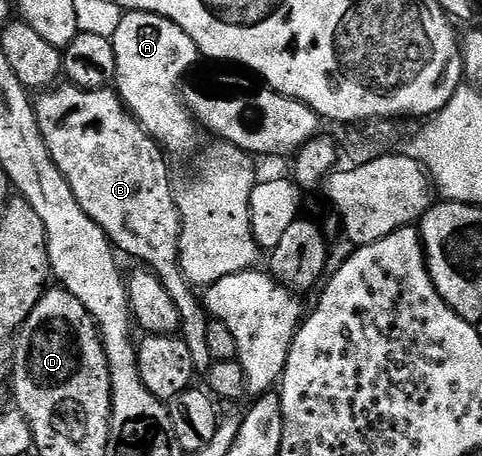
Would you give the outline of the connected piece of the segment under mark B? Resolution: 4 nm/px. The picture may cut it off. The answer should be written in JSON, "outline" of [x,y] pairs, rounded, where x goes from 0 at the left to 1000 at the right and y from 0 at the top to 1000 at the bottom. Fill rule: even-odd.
{"outline":[[[131,182],[83,202],[71,215],[68,228],[77,279],[93,305],[93,322],[102,322],[110,357],[118,357],[118,375],[127,375],[143,410],[151,410],[151,428],[160,428],[168,463],[176,463],[176,471],[185,471],[185,480],[193,480],[193,489],[201,489],[201,498],[218,507],[218,515],[249,557],[266,555],[268,561],[299,572],[295,579],[330,607],[334,623],[359,656],[361,671],[373,684],[369,728],[392,761],[392,779],[400,779],[407,820],[432,820],[442,798],[434,779],[434,689],[415,645],[413,651],[405,645],[411,640],[376,594],[376,480],[367,414],[361,404],[355,408],[355,371],[344,353],[349,346],[330,311],[297,285],[293,268],[263,241],[245,202],[230,191],[170,195],[145,182]]]}

